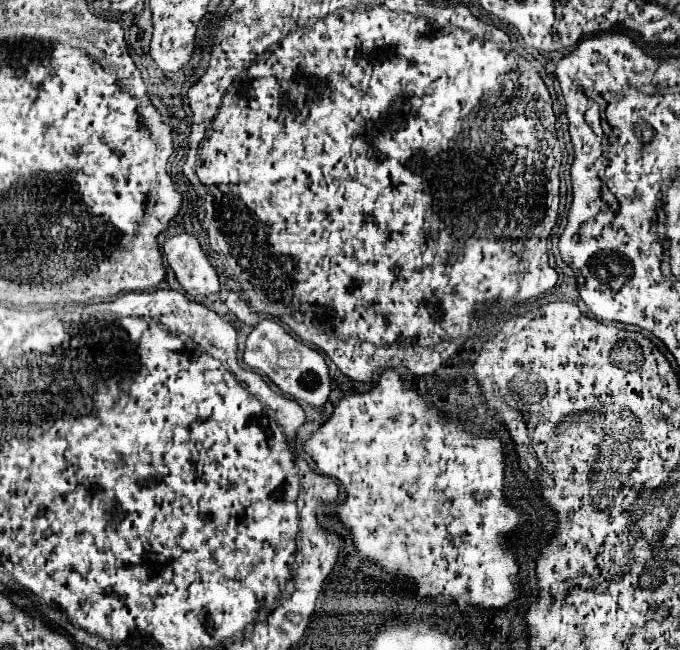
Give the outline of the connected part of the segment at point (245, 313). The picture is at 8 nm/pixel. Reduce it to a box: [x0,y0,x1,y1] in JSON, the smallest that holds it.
[226,293,260,325]

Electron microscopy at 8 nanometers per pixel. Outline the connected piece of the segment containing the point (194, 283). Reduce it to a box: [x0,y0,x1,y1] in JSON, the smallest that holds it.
[162,235,220,295]

